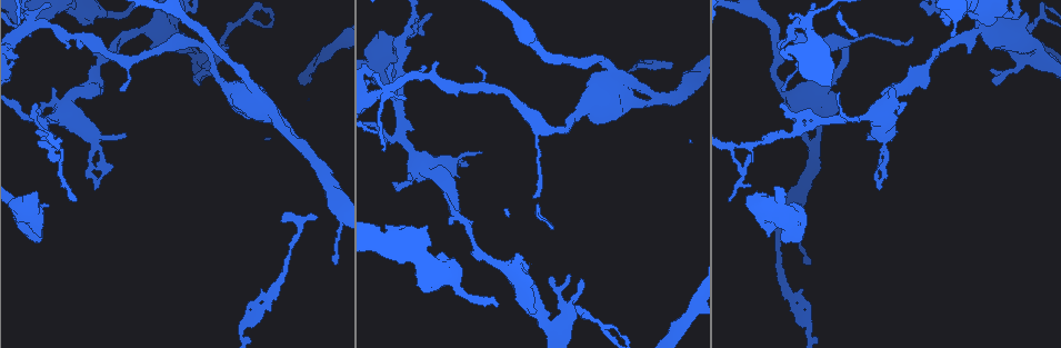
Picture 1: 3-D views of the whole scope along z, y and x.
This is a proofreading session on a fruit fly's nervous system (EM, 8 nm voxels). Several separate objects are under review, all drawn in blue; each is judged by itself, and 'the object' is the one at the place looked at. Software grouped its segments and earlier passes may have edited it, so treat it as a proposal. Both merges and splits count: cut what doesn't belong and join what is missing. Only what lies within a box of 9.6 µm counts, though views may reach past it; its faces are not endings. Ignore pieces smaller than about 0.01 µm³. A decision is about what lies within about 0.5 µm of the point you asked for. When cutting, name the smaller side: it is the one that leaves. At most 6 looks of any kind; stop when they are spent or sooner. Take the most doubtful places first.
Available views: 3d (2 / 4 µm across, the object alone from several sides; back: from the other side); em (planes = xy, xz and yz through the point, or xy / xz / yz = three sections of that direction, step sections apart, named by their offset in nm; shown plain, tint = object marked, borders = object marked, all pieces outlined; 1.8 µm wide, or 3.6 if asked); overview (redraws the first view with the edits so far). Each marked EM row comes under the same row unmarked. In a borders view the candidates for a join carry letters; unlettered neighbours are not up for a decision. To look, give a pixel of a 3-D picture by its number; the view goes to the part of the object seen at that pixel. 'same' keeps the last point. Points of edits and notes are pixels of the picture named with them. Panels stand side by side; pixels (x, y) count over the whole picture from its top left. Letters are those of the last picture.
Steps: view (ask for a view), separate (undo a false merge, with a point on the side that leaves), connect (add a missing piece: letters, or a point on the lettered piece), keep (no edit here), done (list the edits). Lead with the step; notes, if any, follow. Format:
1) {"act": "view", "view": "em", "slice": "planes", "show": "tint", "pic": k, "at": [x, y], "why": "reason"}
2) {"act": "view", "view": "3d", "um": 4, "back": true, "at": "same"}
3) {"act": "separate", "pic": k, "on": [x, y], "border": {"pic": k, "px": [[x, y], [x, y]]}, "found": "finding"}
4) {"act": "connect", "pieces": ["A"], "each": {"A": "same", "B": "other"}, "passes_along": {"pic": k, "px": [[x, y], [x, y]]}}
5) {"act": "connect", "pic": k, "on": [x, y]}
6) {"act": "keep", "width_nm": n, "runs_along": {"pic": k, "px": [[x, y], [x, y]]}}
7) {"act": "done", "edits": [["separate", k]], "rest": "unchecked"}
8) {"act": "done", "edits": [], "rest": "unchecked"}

{"act": "view", "view": "em", "um": 3.6, "slice": "planes", "show": "borders", "pic": 1, "at": [984, 28], "why": "sharp bend"}

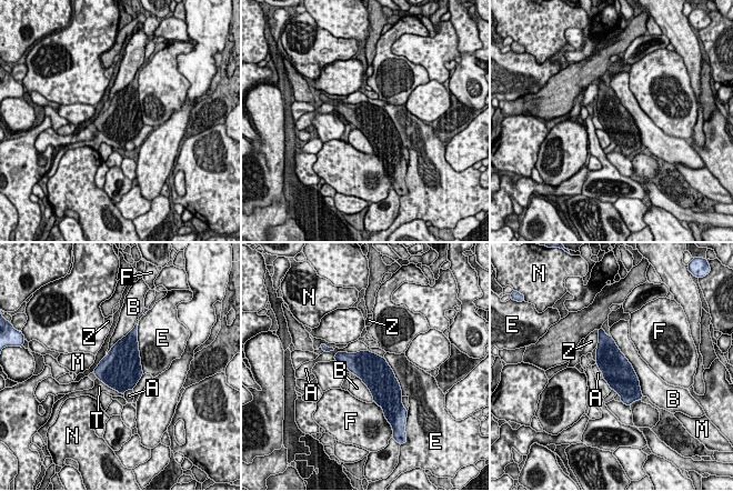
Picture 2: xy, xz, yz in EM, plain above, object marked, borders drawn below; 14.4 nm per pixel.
{"act": "keep", "each": {"A": "other", "B": "other", "E": "other", "F": "other", "M": "other", "N": "other", "T": "other", "Z": "other"}, "border": {"pic": 2, "px": [[610, 336], [632, 366], [642, 393]]}, "found": "continuous, no second cell"}

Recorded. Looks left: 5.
{"act": "view", "view": "em", "um": 3.6, "slice": "xz", "step": 8, "show": "borders", "pic": 1, "at": [49, 205], "why": "an open end"}

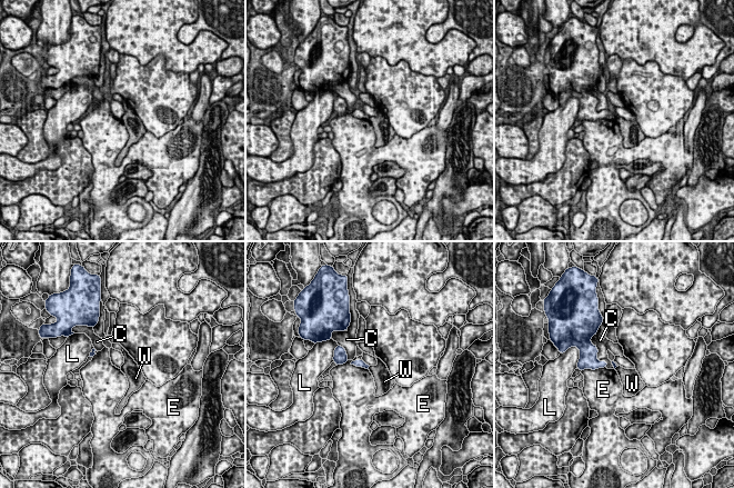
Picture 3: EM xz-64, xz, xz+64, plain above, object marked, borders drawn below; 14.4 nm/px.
{"act": "view", "view": "em", "um": 3.6, "slice": "planes", "show": "borders", "at": "same"}

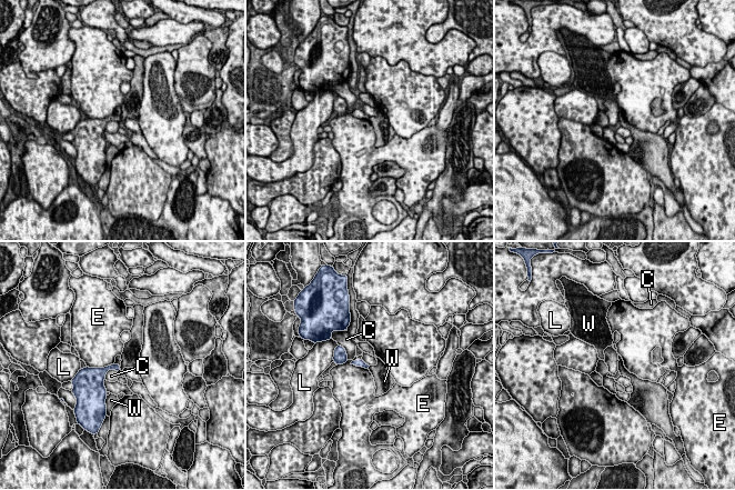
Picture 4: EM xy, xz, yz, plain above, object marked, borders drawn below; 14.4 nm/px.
{"act": "keep", "longest_contact_nm": ["E", 400], "each": {"C": "other", "E": "other", "L": "other", "W": "other"}, "border": {"pic": 4, "px": [[107, 396], [104, 400]]}, "found": "no lettered piece goes on from it"}

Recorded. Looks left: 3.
{"act": "view", "view": "em", "slice": "yz", "step": 16, "show": "tint", "pic": 1, "at": [399, 112], "why": "arms run side by side"}

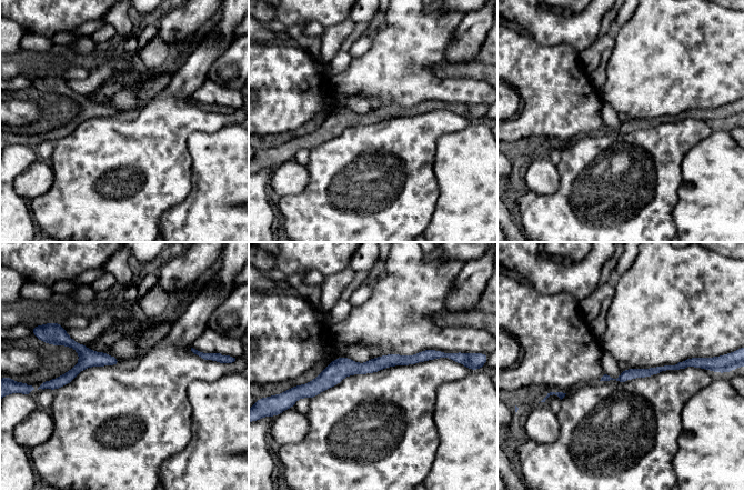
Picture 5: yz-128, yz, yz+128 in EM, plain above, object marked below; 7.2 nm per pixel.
{"act": "view", "view": "em", "slice": "planes", "show": "tint", "at": "same"}

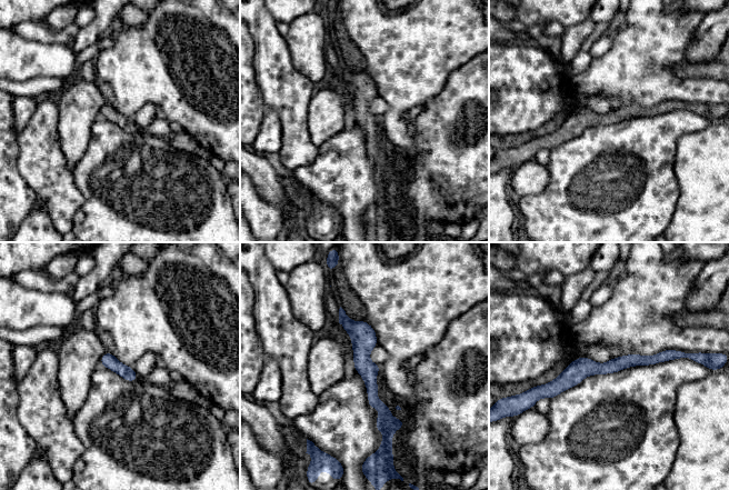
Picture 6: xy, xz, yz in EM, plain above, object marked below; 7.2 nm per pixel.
{"act": "view", "view": "em", "slice": "planes", "show": "borders", "at": "same"}

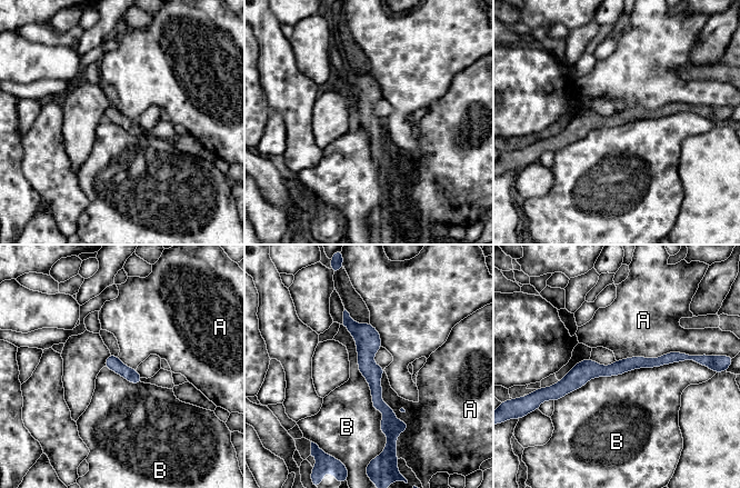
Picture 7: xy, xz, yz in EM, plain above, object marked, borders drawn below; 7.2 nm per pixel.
{"act": "keep", "longest_contact_nm": ["B", 1050], "each": {"A": "other", "B": "other"}, "runs_along": {"pic": 7, "px": [[683, 357], [584, 370], [554, 389]]}, "found": "continuous, no second cell"}

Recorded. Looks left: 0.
{"act": "done", "edits": [], "rest": "unchecked"}

